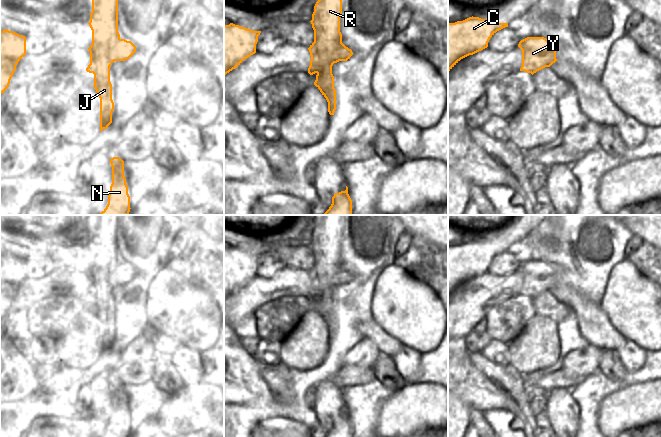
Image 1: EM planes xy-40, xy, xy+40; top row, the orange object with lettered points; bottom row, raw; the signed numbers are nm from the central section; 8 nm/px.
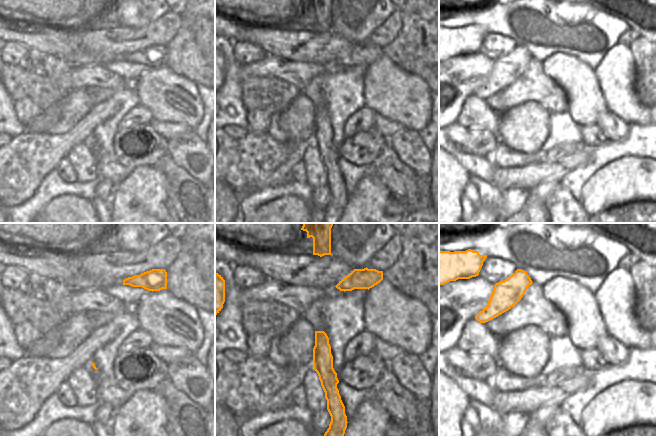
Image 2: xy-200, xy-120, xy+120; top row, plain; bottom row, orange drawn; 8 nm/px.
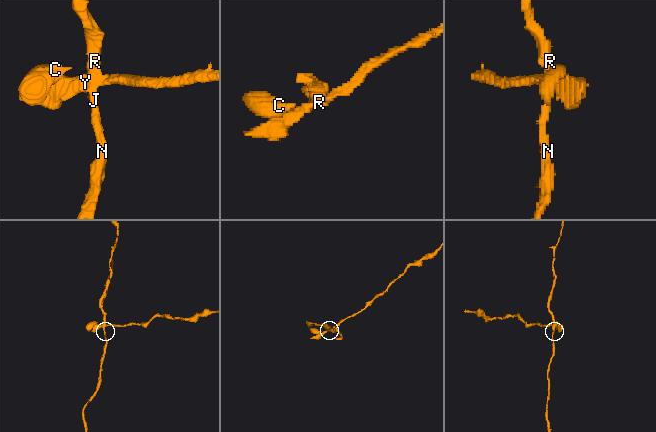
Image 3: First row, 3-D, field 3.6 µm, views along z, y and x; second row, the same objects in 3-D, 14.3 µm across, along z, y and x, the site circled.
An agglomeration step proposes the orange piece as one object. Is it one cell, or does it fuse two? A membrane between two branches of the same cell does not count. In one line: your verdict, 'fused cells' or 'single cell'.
fused cells

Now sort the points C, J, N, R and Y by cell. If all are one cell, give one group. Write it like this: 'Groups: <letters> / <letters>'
Groups: C Y / J N R

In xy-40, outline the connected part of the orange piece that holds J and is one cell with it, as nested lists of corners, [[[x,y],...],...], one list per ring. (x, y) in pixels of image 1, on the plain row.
[[[92,215],[92,236],[88,247],[96,282],[86,295],[94,298],[94,312],[100,322],[100,356],[112,347],[114,326],[110,290],[120,266],[118,256],[118,215]]]

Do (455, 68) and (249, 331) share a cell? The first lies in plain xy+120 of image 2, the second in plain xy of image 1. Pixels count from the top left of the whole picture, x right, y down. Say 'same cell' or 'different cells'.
different cells

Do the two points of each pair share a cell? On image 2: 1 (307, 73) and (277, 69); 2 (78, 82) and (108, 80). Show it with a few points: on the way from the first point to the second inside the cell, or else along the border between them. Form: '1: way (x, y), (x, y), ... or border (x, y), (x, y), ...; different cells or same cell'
1: way (300, 73), (295, 70), (284, 69); same cell
2: way (85, 77), (101, 77); same cell

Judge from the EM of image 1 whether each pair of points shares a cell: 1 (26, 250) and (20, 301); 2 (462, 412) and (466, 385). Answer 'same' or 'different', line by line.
1: different
2: different

